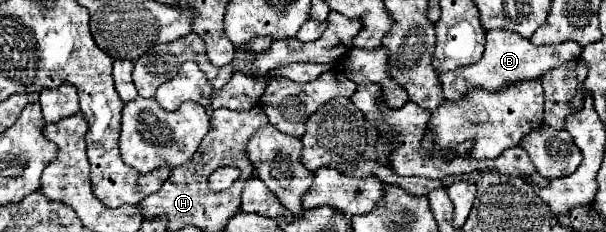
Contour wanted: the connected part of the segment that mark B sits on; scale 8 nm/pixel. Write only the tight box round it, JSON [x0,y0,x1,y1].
[439,29,582,101]

